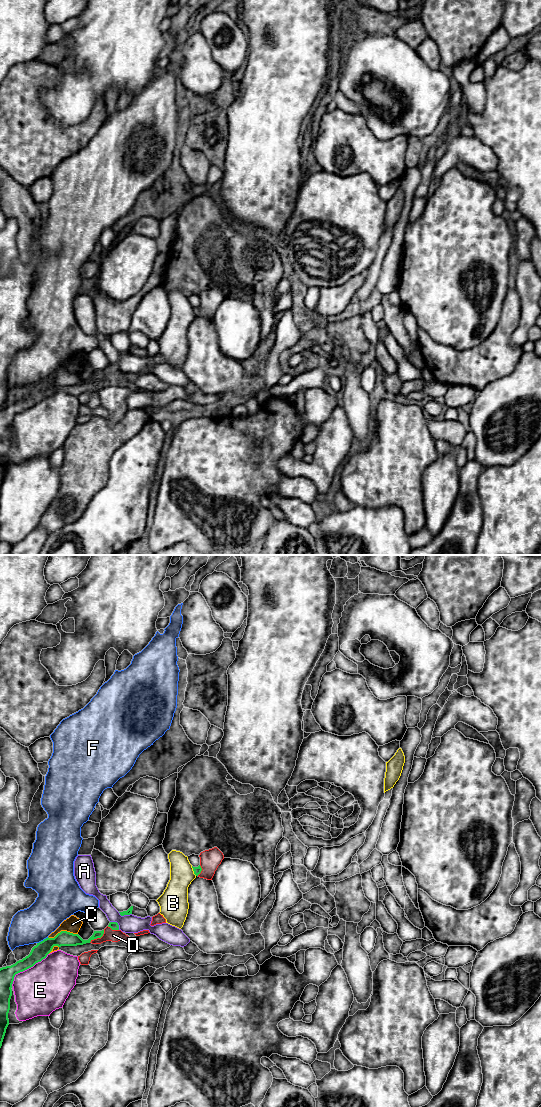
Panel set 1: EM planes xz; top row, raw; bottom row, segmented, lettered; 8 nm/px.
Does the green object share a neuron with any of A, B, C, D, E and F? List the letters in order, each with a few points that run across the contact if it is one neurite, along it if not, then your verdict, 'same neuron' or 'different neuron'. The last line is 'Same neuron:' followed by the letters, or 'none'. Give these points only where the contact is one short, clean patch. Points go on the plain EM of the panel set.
A: line xz (118, 352), (121, 355), (131, 354); different neuron
B: different neuron
C: different neuron
D: different neuron
E: different neuron
F: different neuron
Same neuron: none

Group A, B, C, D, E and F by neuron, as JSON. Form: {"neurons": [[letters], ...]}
{"neurons": [["A"], ["B"], ["C"], ["D"], ["E"], ["F"]]}

